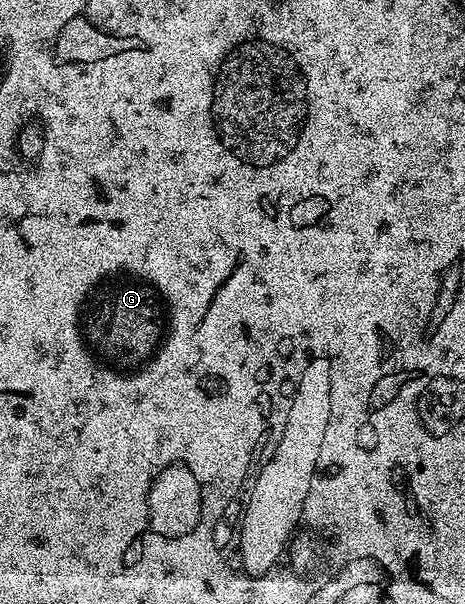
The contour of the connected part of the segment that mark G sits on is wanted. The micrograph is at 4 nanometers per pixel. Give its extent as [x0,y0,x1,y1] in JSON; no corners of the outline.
[87,271,171,375]

